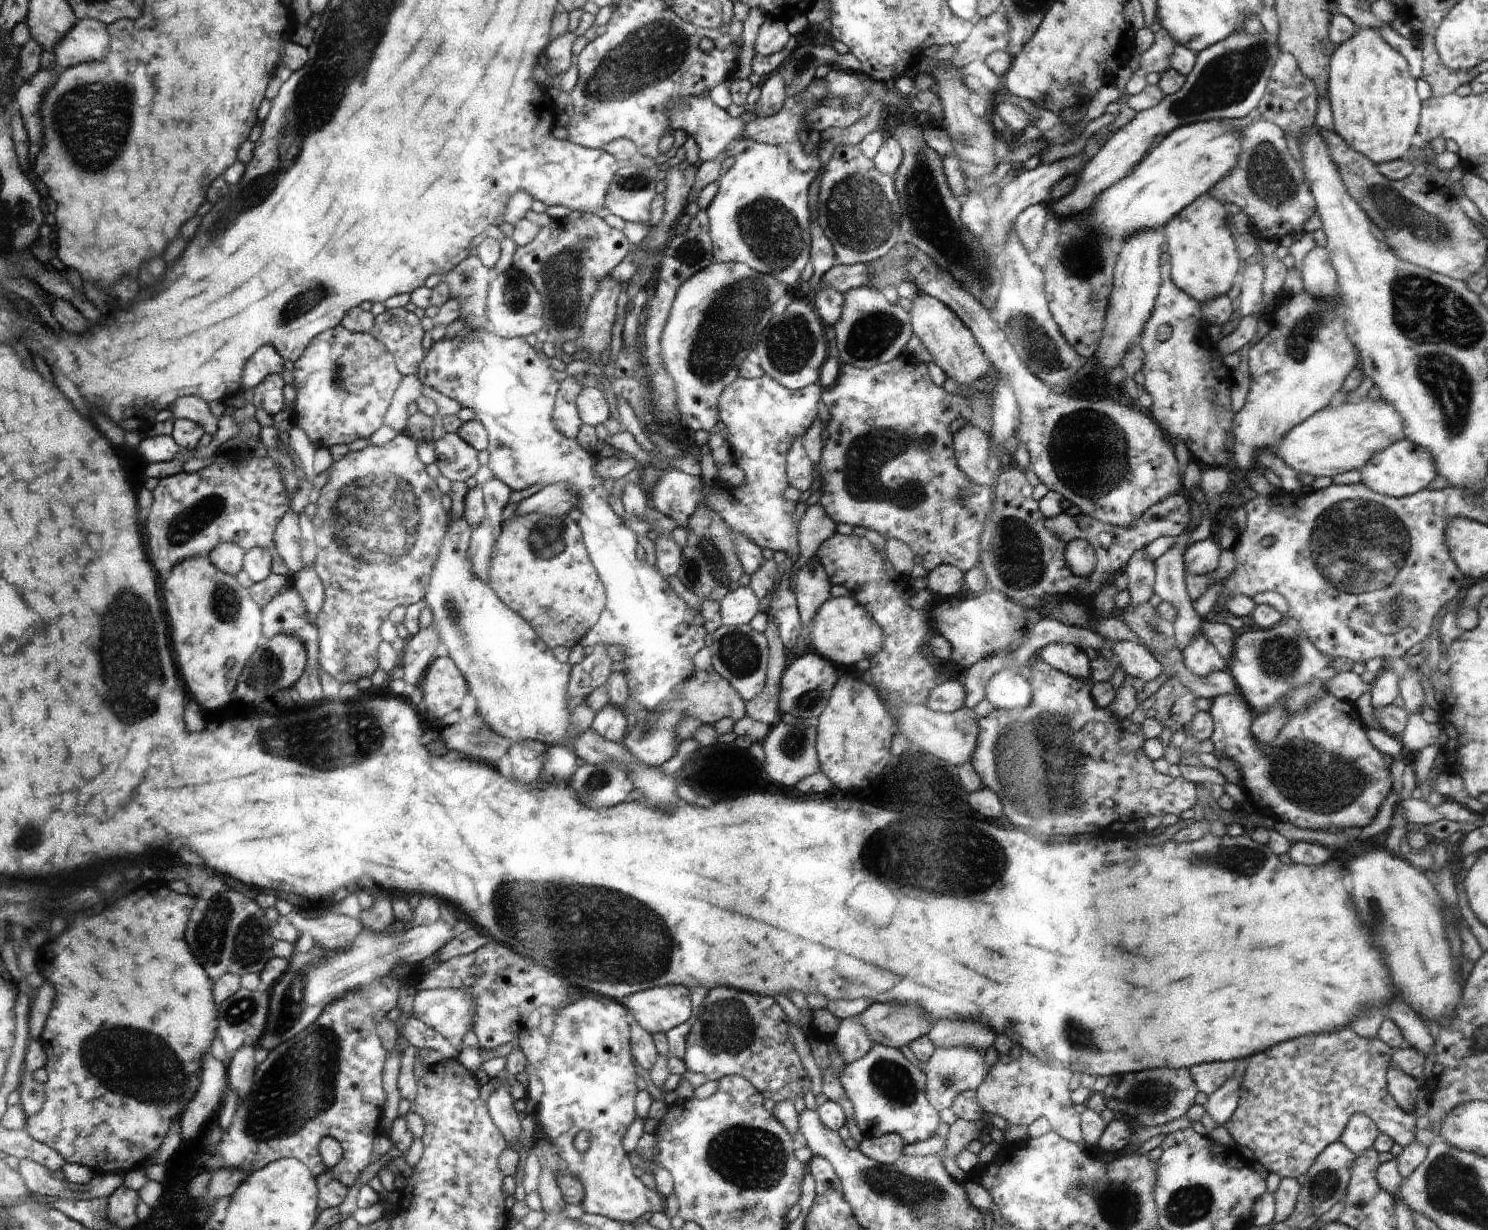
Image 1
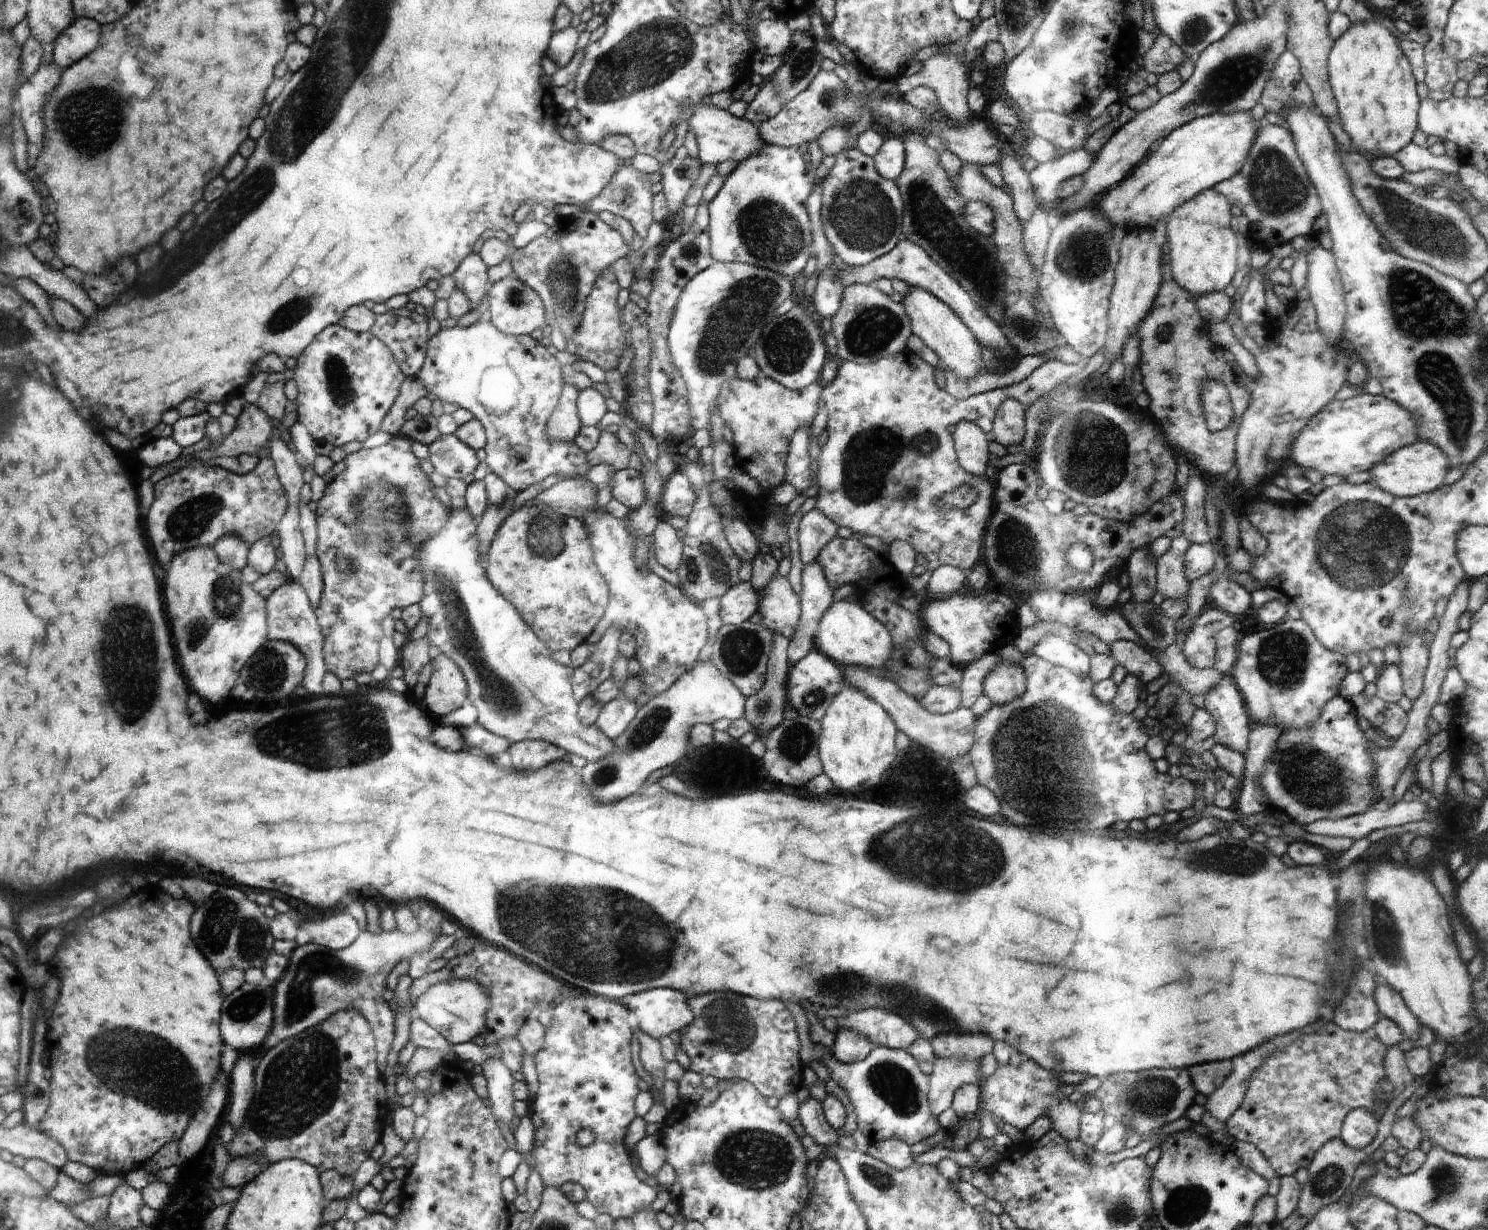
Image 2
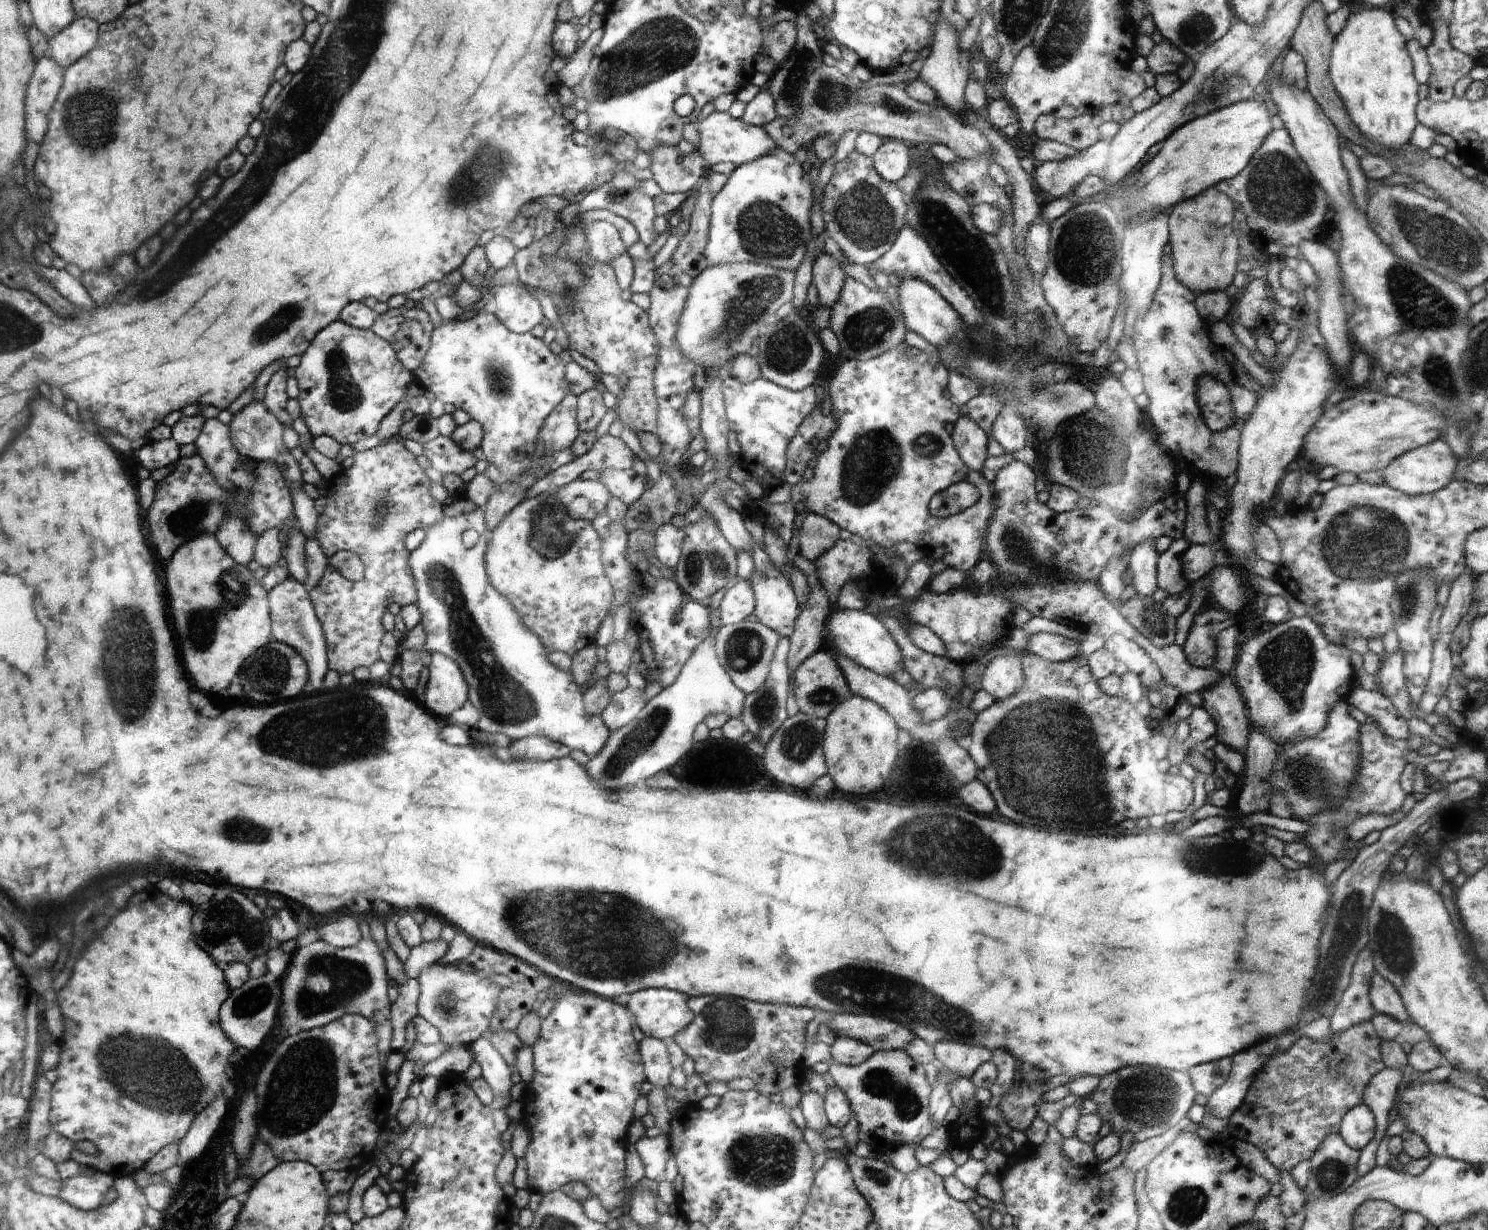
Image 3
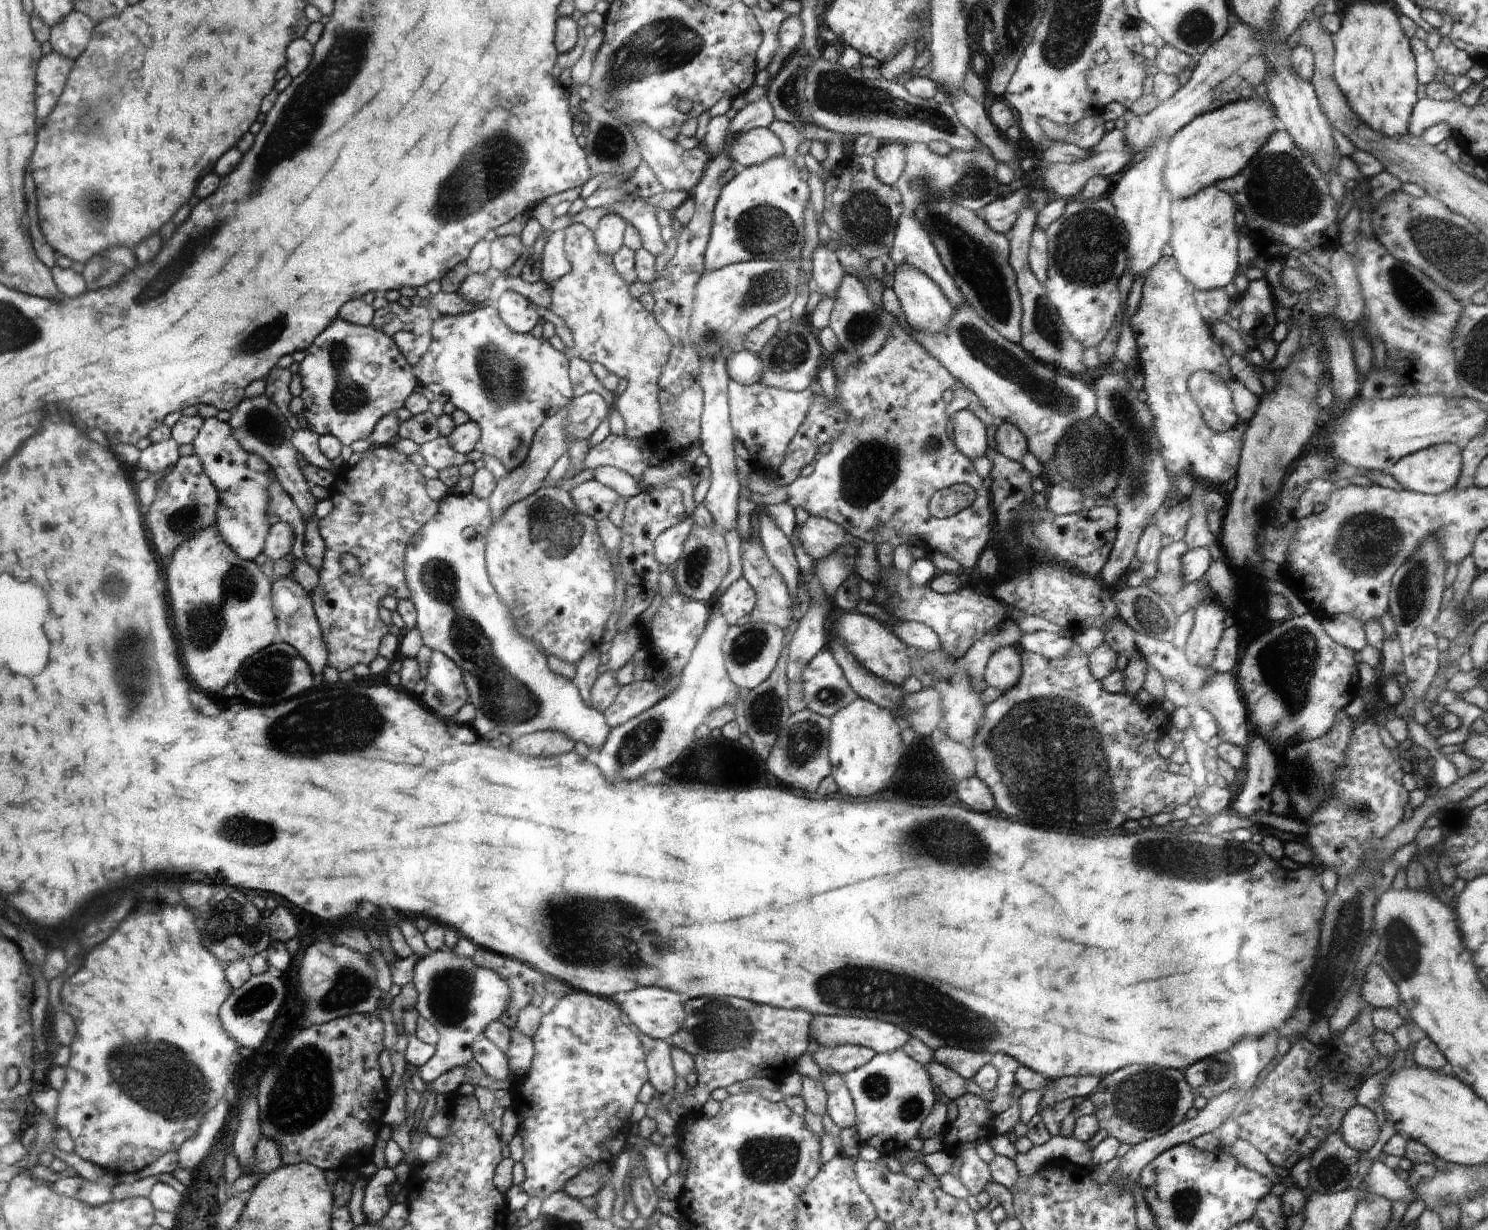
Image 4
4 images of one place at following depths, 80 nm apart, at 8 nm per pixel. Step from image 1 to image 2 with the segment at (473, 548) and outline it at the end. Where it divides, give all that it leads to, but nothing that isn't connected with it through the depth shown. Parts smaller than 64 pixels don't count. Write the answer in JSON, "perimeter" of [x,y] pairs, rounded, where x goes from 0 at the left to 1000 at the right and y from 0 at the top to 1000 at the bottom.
{"perimeter":[[[347,402],[341,404],[337,410],[327,412],[324,420],[323,420],[321,438],[323,443],[323,449],[325,452],[326,459],[327,455],[327,447],[332,439],[334,431],[345,415],[345,407],[346,404]]]}

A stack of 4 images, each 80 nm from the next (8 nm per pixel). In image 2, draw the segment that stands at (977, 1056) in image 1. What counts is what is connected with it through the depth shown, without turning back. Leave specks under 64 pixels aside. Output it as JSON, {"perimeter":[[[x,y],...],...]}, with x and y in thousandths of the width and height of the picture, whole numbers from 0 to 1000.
{"perimeter":[[[630,861],[628,863],[625,881],[625,900],[631,908],[640,899],[641,887],[647,881],[657,881],[658,877],[657,863]]]}

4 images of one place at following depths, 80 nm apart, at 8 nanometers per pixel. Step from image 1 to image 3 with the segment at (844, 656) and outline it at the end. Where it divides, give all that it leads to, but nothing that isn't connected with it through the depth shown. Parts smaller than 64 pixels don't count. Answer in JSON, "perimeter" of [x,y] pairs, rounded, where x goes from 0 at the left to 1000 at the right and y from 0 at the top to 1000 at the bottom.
{"perimeter":[[[564,493],[562,498],[557,501],[556,507],[555,507],[555,513],[556,512],[557,514],[556,520],[559,522],[559,525],[564,530],[564,533],[569,533],[572,537],[581,541],[583,545],[591,550],[597,550],[601,548],[601,546],[608,543],[605,526],[602,524],[601,518],[595,512],[593,506],[586,498],[582,499],[582,498],[579,498],[579,495],[569,495]]]}

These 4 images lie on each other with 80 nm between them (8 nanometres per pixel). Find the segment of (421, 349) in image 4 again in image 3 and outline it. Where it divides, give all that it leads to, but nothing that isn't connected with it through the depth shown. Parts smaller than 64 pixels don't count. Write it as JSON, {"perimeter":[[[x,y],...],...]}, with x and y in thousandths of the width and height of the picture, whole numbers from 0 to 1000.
{"perimeter":[[[272,248],[267,250],[262,250],[259,254],[253,255],[249,267],[263,279],[269,294],[276,302],[281,299],[290,280],[291,267],[289,258],[285,251],[273,250]]]}

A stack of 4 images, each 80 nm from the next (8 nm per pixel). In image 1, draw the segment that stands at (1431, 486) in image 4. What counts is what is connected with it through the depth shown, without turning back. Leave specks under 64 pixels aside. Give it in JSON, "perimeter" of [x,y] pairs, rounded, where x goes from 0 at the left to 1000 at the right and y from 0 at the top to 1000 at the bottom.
{"perimeter":[[[946,357],[940,358],[923,369],[921,374],[913,383],[915,385],[914,393],[921,398],[935,404],[950,402],[954,398],[958,398],[966,388],[966,380],[962,367]]]}

